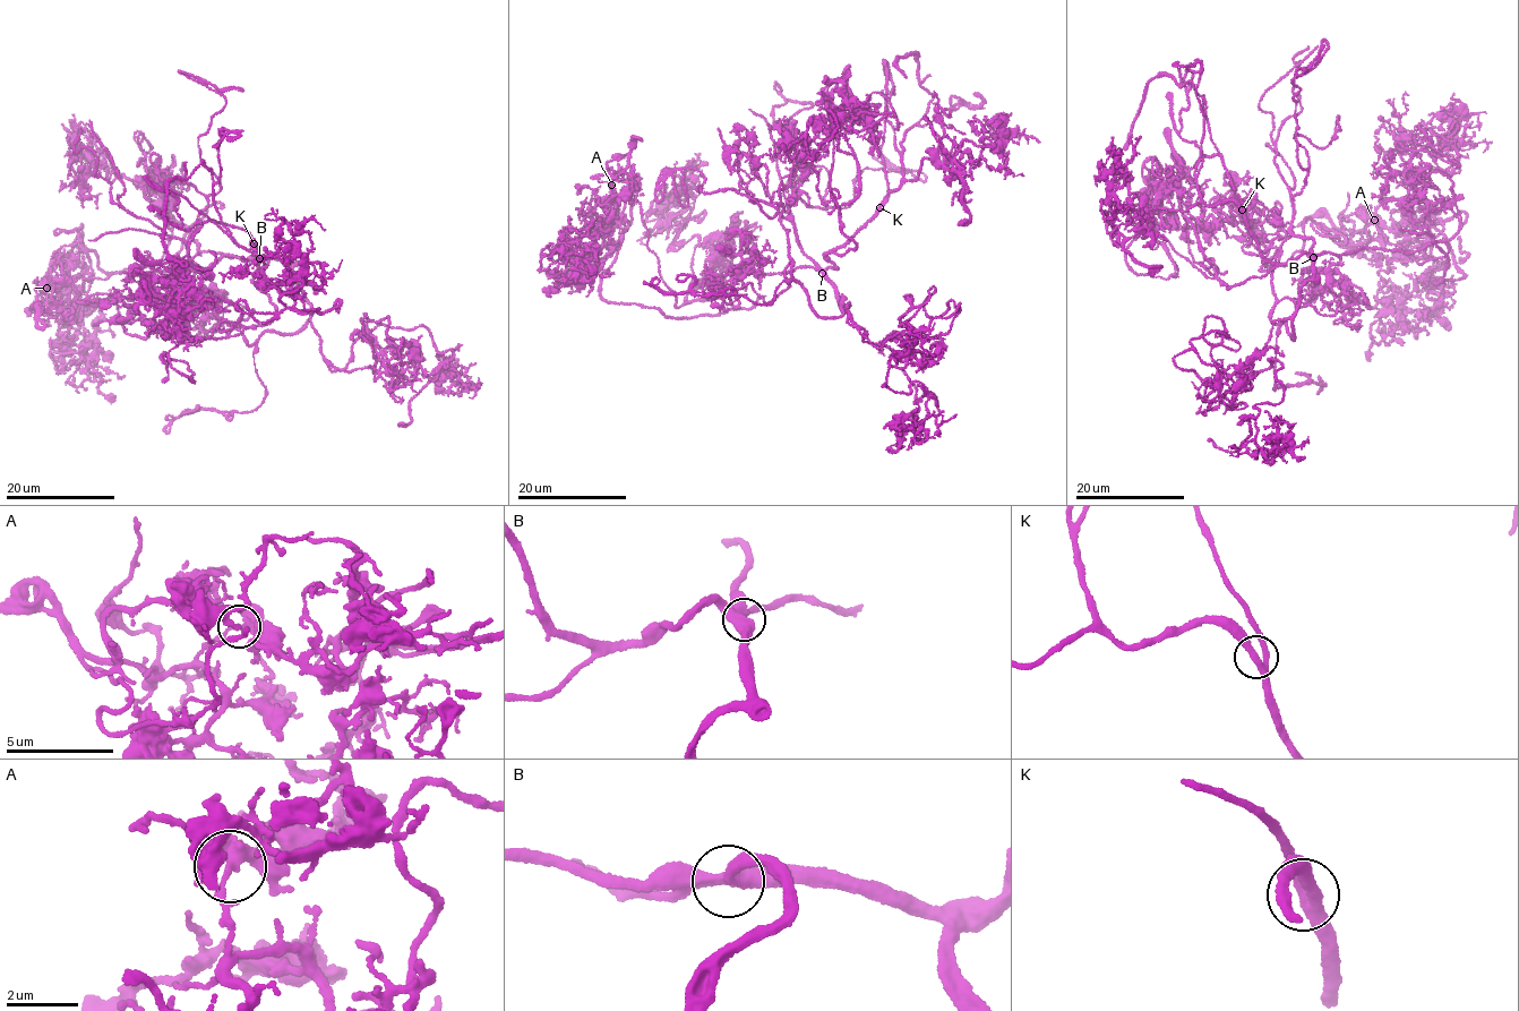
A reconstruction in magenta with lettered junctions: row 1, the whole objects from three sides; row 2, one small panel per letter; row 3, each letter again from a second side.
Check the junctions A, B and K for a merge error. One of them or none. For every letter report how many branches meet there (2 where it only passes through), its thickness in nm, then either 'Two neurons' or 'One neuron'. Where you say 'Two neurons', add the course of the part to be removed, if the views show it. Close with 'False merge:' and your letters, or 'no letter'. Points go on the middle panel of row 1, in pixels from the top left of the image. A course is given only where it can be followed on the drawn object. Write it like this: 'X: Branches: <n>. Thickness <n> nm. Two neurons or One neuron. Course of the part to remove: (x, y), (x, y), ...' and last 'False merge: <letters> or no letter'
A: Branches: 3. Thickness 340 nm. One neuron
B: Branches: 3. Thickness 380 nm. One neuron
K: Branches: 3. Thickness 260 nm. One neuron
False merge: no letter

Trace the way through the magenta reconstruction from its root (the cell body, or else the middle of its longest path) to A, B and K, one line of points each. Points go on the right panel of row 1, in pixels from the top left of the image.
A: (1445, 243), (1448, 254), (1418, 264), (1387, 242), (1374, 223), (1357, 249), (1374, 220)
B: (1445, 243), (1436, 241), (1402, 253), (1364, 247), (1337, 256), (1324, 253), (1312, 257)
K: (1445, 243), (1402, 253), (1364, 247), (1337, 256), (1305, 253), (1278, 265), (1263, 258), (1242, 210)

